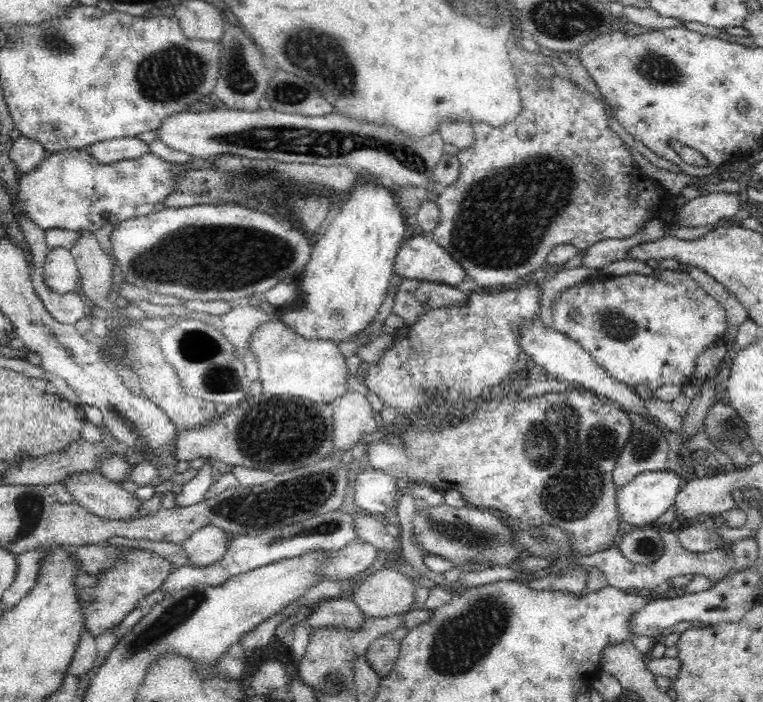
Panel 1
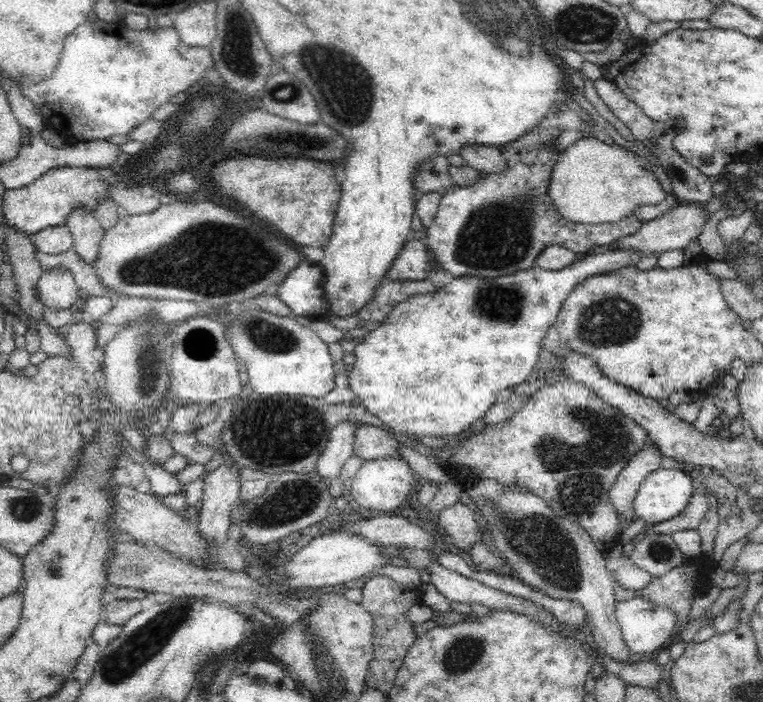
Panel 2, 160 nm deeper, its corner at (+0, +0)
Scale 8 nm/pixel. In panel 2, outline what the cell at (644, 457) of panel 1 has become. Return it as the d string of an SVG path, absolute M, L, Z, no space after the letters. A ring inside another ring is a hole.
M649 441L638 454L634 455L628 462L628 466L620 472L616 484L613 484L609 492L609 502L613 504L620 522L623 520L635 520L636 514L634 511L635 494L638 492L642 482L648 474L655 472L661 468L661 458L663 455L659 450L655 450L654 444Z

